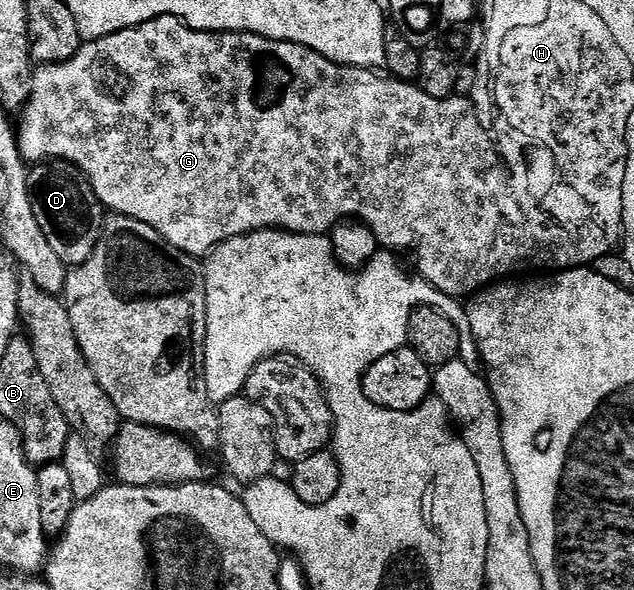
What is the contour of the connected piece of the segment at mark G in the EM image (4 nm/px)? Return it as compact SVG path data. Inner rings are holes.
M160 16L112 36L86 42L78 49L76 56L72 56L72 60L37 67L30 85L30 98L20 111L22 123L19 121L16 129L18 147L27 164L45 164L57 160L77 166L79 172L90 181L90 187L107 211L148 224L148 228L156 231L169 246L183 250L186 254L209 255L220 243L241 234L250 234L253 230L273 228L291 234L326 234L339 223L357 220L373 232L379 247L390 252L407 250L418 265L417 273L427 284L435 286L449 298L459 300L499 280L509 279L511 275L576 270L601 263L602 242L605 238L607 252L610 253L610 246L616 246L610 239L618 224L614 206L605 205L602 214L590 214L590 206L574 202L574 198L570 198L570 190L566 190L566 186L554 178L554 166L550 166L550 154L546 154L546 150L542 150L542 154L533 148L528 148L527 154L518 154L518 150L514 150L514 154L510 154L510 162L502 162L498 146L490 146L490 142L486 142L486 134L482 134L478 115L471 99L469 102L461 96L428 96L428 92L424 92L415 83L400 82L382 72L341 66L300 44L277 42L255 34L191 30L179 18ZM254 84L268 88L268 94L272 94L272 90L274 94L276 90L286 94L286 114L270 120L270 100L262 98L264 90L258 98L260 90L254 90Z

